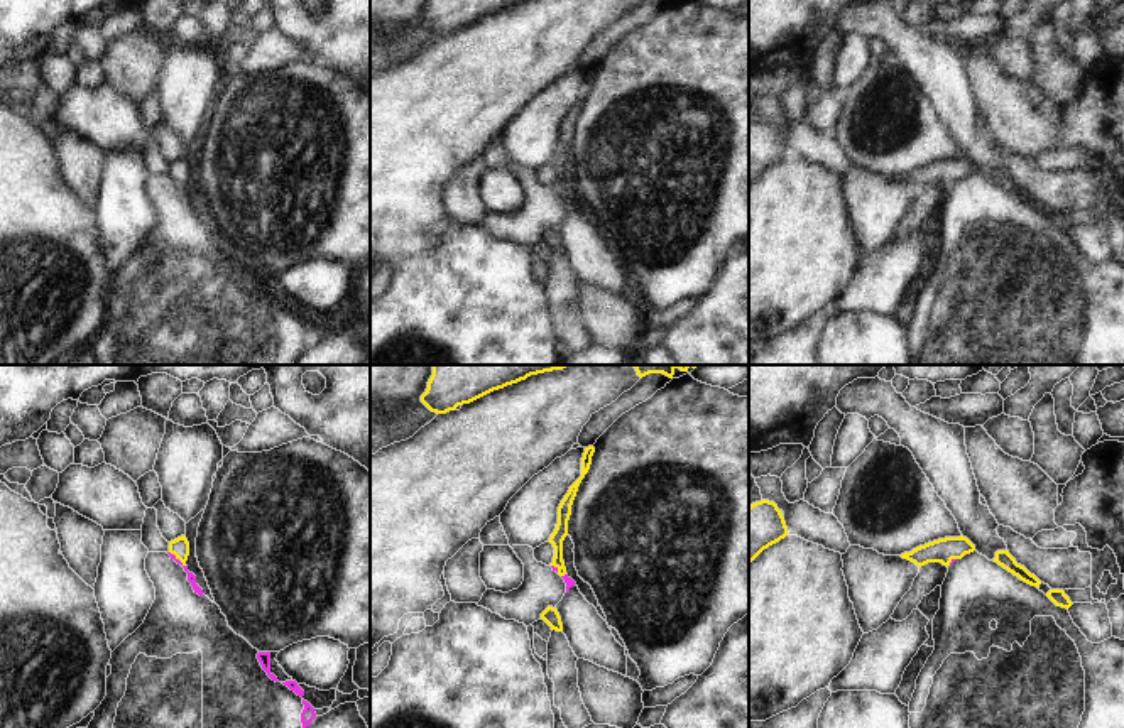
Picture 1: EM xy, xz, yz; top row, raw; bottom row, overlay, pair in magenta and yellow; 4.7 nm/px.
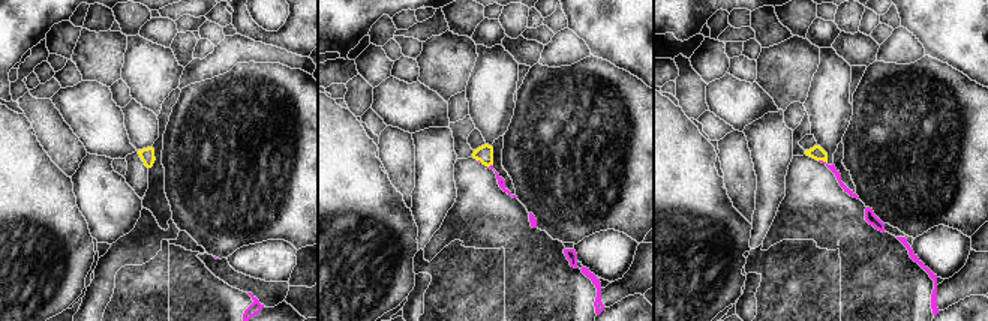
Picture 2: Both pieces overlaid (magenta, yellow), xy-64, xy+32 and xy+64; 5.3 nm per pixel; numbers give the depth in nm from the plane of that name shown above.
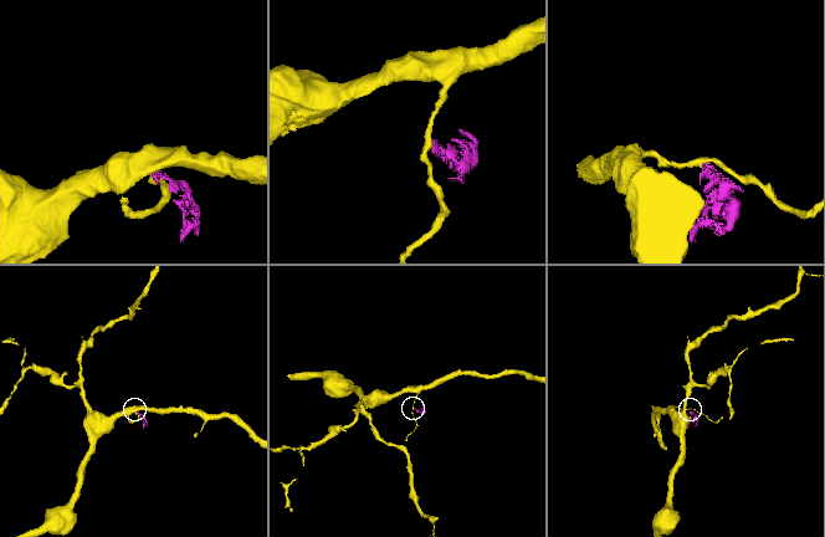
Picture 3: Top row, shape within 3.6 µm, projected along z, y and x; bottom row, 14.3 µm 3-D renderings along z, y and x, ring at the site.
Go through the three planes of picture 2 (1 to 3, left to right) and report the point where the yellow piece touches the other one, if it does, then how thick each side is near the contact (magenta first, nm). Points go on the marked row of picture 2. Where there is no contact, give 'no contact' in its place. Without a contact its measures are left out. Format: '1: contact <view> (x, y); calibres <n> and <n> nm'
1: no contact
2: contact xy+32 (491, 165); calibres 50 and 90 nm
3: contact xy+64 (822, 161); calibres 40 and 70 nm

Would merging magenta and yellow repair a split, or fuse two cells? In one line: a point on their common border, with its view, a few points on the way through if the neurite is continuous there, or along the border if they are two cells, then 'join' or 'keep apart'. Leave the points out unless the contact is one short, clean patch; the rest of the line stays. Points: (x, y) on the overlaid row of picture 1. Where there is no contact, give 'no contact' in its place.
xy (178, 559) | along xy (169, 551), (185, 566) | keep apart

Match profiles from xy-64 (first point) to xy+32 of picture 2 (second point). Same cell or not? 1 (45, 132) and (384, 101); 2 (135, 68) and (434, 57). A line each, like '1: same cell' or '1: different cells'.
1: different cells
2: different cells

